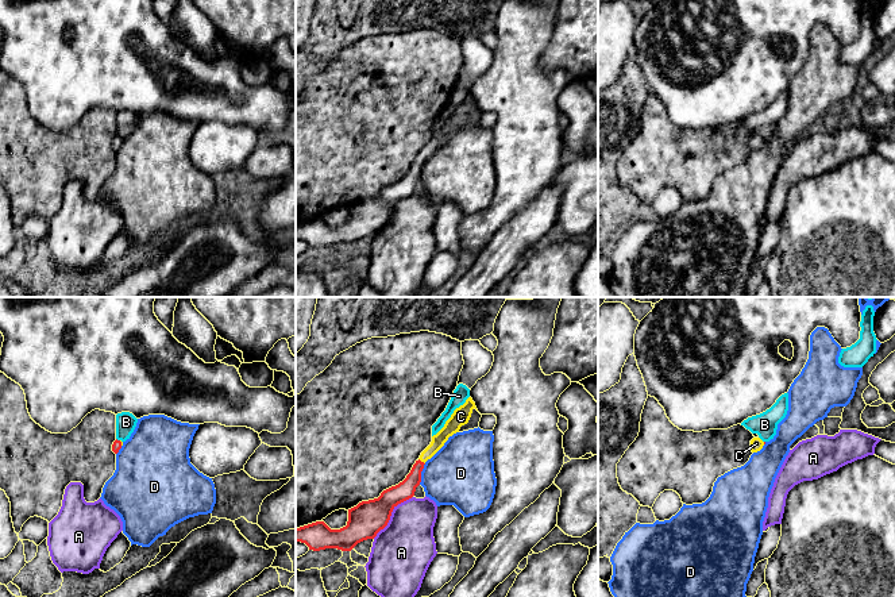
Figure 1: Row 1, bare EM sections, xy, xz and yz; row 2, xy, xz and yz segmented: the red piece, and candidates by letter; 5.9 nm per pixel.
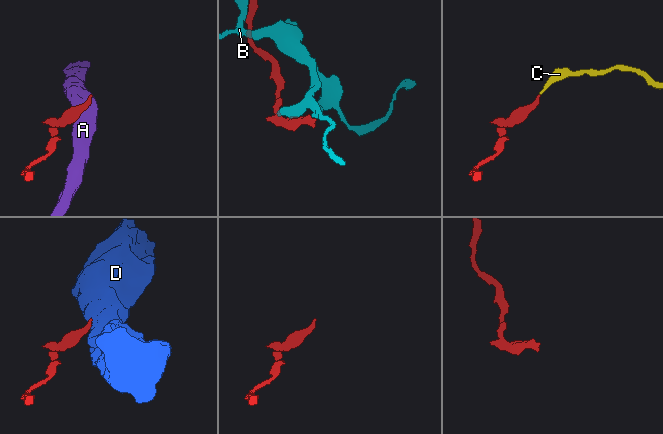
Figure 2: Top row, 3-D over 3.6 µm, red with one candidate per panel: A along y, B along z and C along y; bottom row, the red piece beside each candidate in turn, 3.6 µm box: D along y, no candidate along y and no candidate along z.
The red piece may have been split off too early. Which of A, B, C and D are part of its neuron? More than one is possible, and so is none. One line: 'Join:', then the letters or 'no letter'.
Join: C

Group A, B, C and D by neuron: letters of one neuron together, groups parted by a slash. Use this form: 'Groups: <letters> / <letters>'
Groups: A / B / C / D

